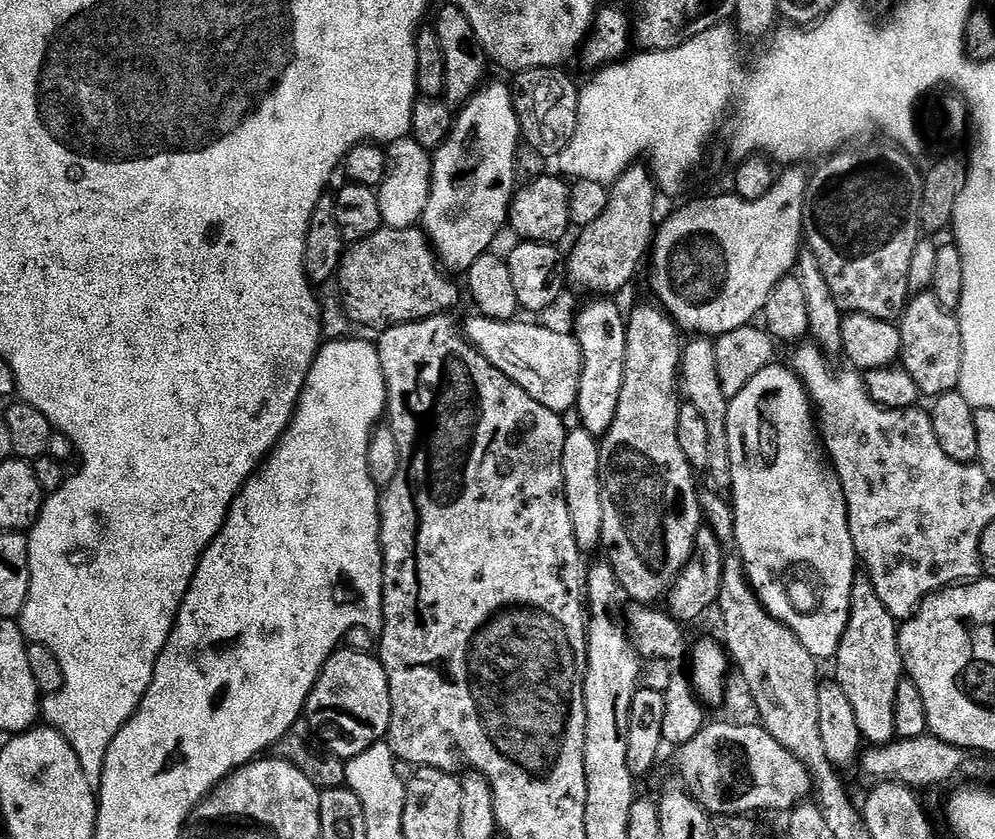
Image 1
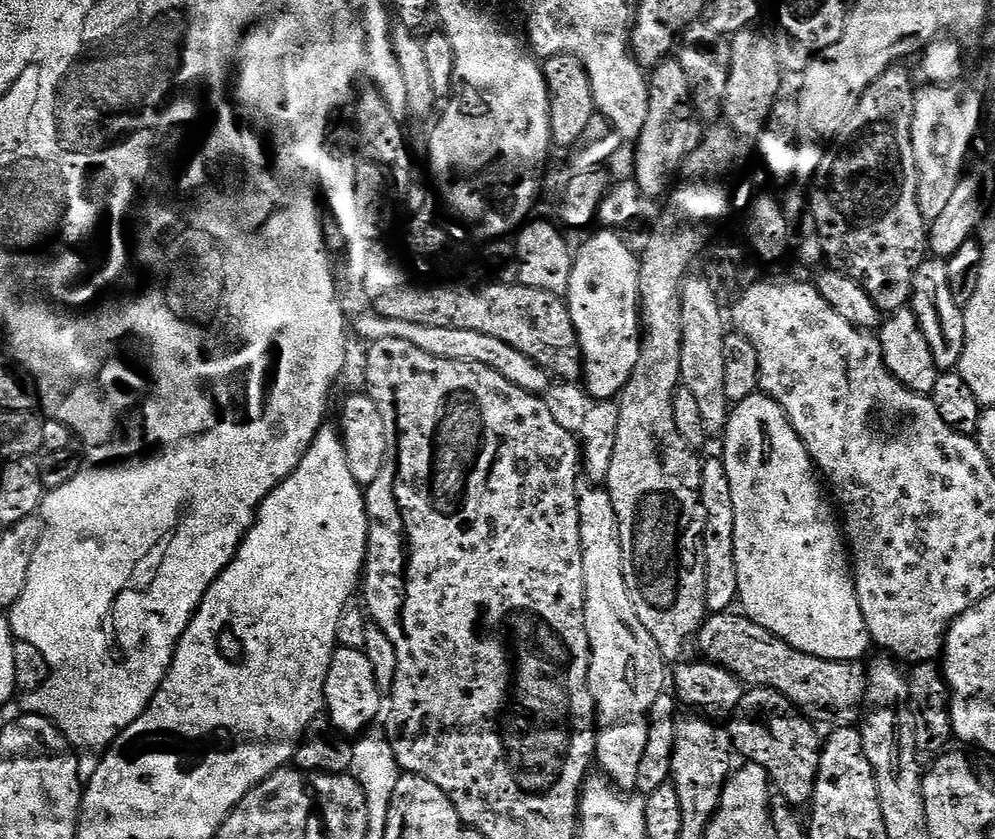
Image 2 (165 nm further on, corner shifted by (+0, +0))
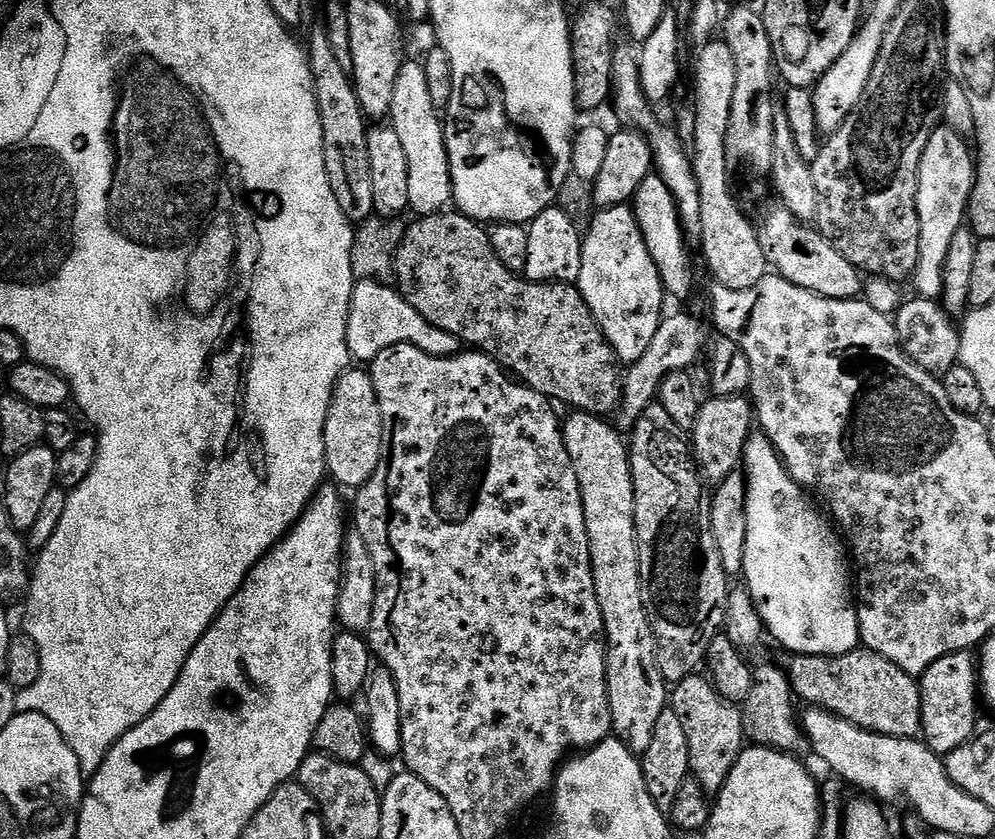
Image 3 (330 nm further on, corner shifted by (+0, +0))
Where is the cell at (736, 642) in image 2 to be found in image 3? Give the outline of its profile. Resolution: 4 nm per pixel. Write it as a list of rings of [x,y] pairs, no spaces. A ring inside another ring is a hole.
[[[859,647],[841,656],[798,656],[787,657],[786,671],[788,682],[792,687],[793,697],[797,701],[805,700],[805,705],[833,712],[838,718],[846,718],[846,722],[854,722],[862,730],[877,732],[883,736],[902,736],[912,738],[920,731],[920,686],[917,677],[906,674],[906,670],[898,670],[894,662],[882,658],[882,654],[874,654],[866,647]]]

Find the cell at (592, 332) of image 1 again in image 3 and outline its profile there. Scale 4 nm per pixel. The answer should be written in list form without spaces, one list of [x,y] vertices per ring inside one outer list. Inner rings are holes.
[[[628,204],[605,208],[593,215],[592,224],[588,227],[587,232],[583,233],[580,245],[578,287],[586,306],[594,314],[606,342],[614,350],[617,361],[624,366],[638,362],[638,358],[642,358],[642,354],[646,354],[646,346],[650,346],[655,332],[658,331],[662,313],[665,311],[663,308],[666,293],[660,281],[658,266],[654,266],[654,258],[650,258],[650,254],[646,250],[636,215]]]

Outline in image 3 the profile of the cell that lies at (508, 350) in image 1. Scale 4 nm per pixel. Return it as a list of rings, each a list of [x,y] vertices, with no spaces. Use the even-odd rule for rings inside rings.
[[[361,280],[353,287],[346,342],[349,357],[356,362],[370,362],[383,348],[395,344],[418,346],[418,350],[431,356],[455,356],[462,348],[461,341],[454,334],[446,334],[446,330],[438,330],[438,326],[426,322],[426,318],[422,318],[422,314],[418,314],[395,287],[378,280]]]

